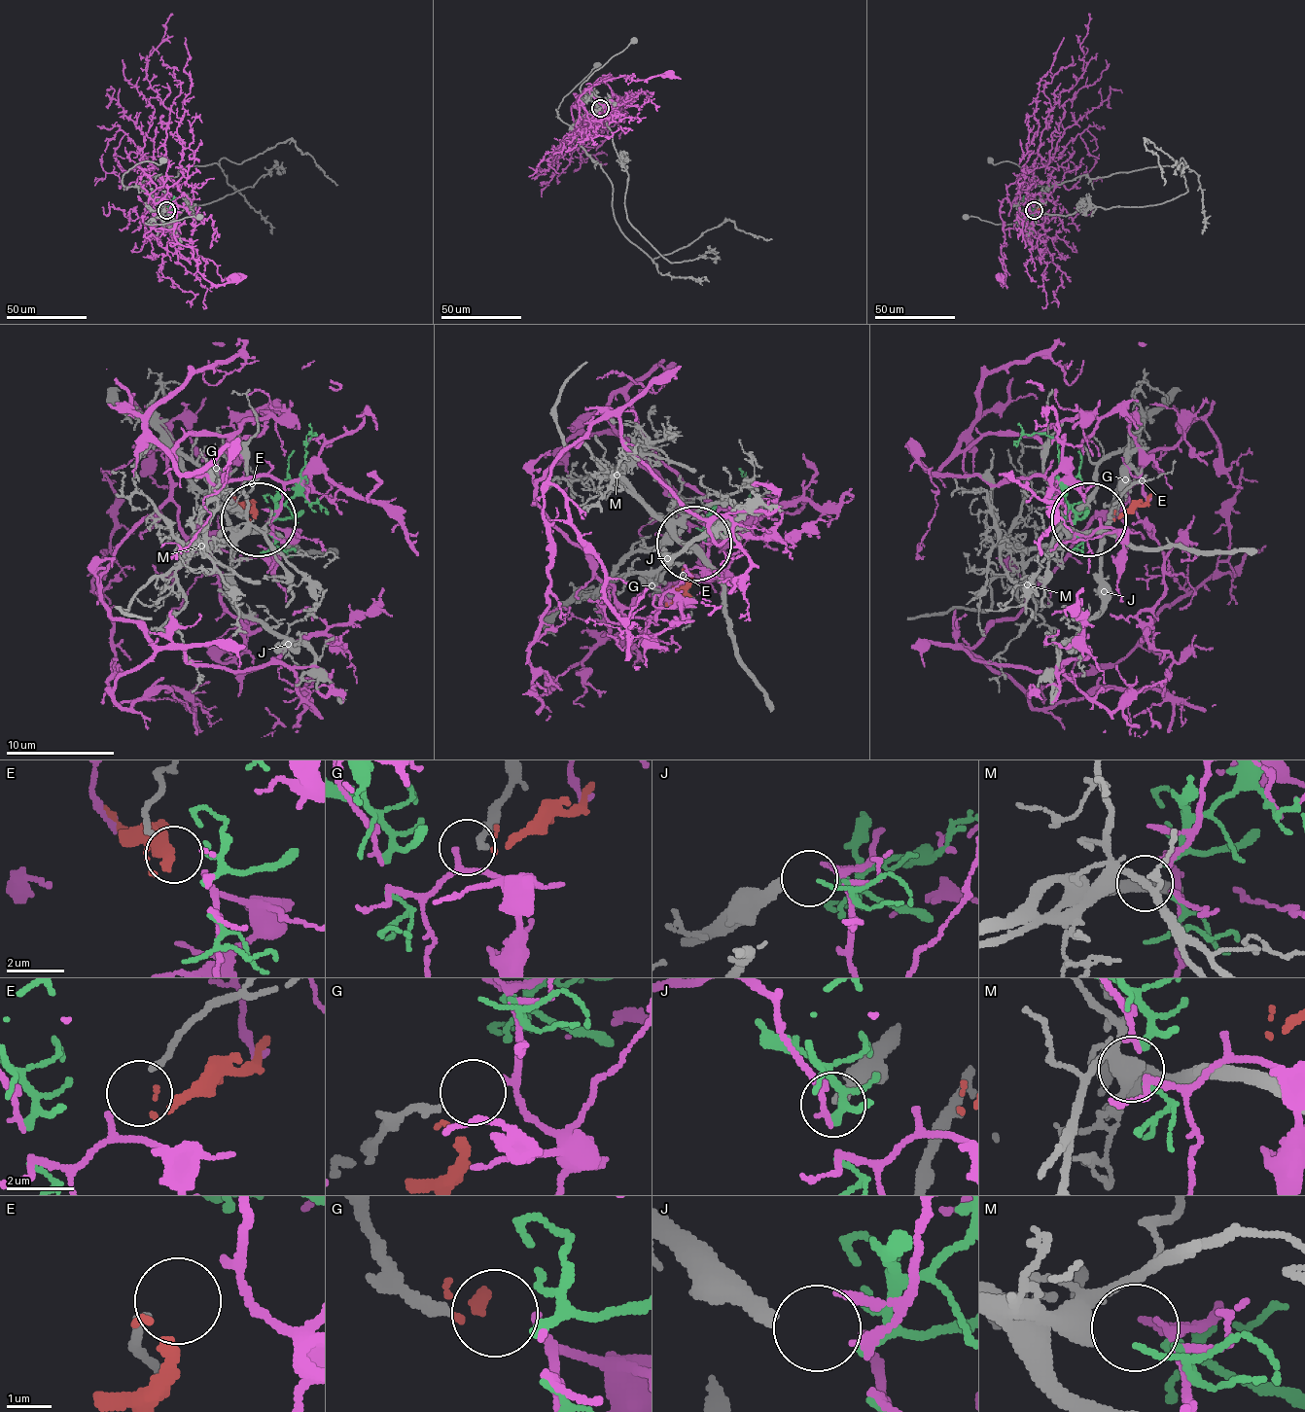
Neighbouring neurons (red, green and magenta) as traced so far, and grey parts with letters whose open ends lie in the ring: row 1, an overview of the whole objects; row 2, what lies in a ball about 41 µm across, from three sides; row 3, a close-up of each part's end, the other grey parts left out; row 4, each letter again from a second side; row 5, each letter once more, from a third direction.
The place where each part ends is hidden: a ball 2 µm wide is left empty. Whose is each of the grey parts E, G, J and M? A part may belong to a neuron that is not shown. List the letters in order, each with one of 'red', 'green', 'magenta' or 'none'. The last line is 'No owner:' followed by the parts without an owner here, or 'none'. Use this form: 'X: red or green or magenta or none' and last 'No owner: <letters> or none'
E: none
G: none
J: none
M: green
No owner: E, G, J

